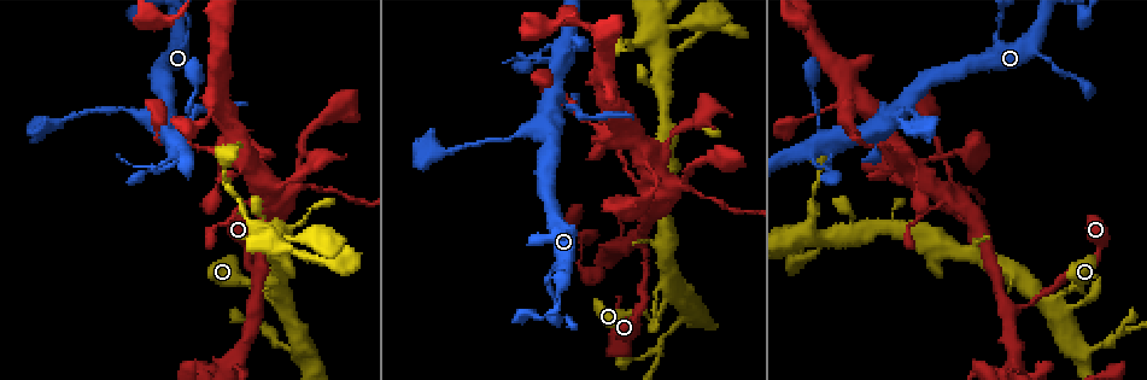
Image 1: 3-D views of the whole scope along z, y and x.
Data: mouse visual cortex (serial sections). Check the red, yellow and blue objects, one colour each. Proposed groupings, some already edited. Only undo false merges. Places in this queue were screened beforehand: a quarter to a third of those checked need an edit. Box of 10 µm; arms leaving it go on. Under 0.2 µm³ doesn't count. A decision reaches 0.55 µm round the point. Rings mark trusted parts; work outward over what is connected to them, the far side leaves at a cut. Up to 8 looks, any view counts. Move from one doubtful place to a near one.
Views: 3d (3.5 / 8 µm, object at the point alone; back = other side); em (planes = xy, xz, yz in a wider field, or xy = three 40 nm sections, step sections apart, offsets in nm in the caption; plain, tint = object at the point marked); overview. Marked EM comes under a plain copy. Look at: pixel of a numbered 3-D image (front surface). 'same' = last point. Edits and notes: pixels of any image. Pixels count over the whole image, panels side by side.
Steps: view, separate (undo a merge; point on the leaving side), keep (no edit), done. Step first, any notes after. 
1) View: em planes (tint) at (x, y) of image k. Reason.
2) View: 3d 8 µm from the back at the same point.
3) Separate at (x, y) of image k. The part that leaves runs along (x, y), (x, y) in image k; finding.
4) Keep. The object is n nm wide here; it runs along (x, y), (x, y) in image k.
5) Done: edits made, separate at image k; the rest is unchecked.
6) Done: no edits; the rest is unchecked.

View: 3d 3.5 µm at (257, 308) of image 1. Sudden change in width.

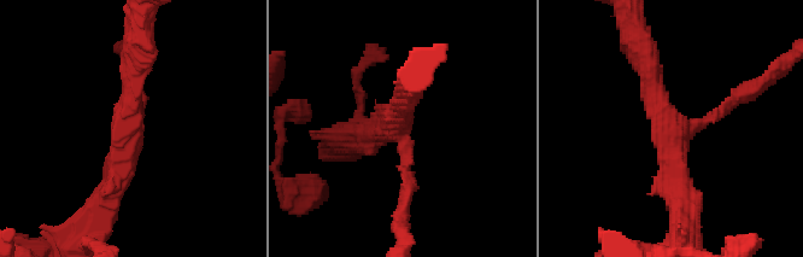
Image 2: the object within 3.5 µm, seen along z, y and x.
View: em xy step 2 (tint) at (398, 124) of image 2. 3 arms meet here; the arms are 150, 250, 350 nm wide.

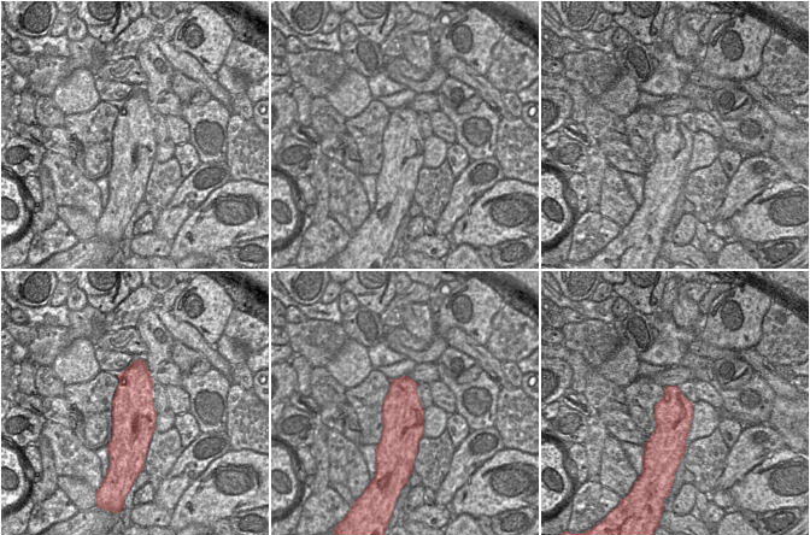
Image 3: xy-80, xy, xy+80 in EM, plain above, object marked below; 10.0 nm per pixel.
Keep. It runs along (738, 97), (670, 130), (645, 57) in image 2; one cell here.

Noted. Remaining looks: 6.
View: 3d 3.5 µm at (923, 166) of image 1.

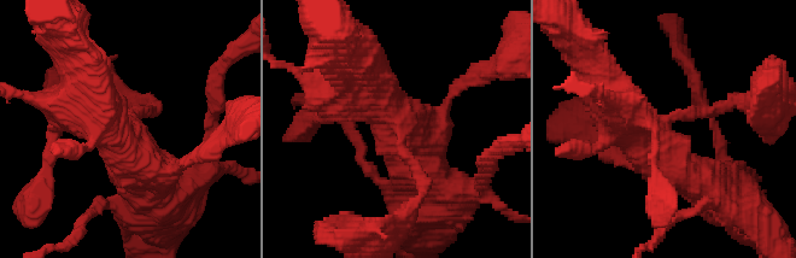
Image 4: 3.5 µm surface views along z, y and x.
View: em xy step 1 (tint) at (404, 131) of image 4. Need the tissue.

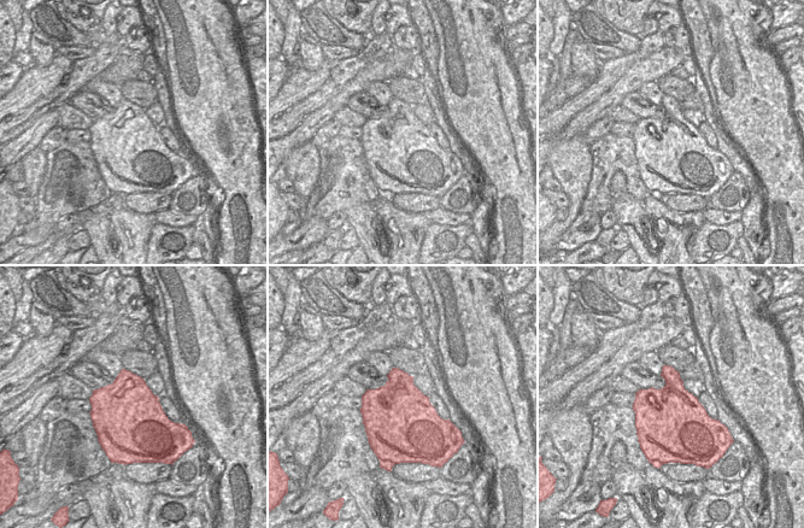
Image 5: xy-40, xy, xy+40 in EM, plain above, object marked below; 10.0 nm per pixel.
Keep. It runs along (710, 189), (645, 145), (606, 97) in image 4; all the same cell.

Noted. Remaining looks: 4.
View: 3d 3.5 µm at (149, 114) of image 1. Abrupt turn.

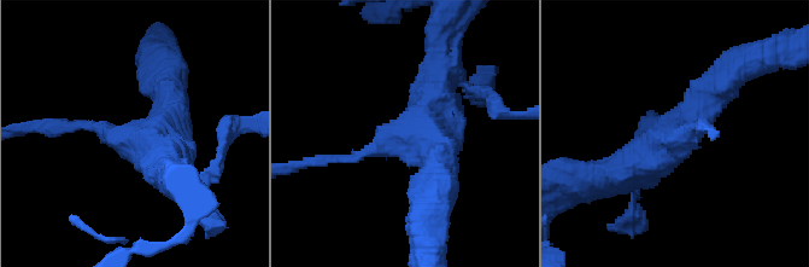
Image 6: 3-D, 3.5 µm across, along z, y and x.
View: em xy step 3 (tint) at (678, 139) of image 6. 3 arms meet here; the arms are 200, 450, 450 nm wide; need the tissue.

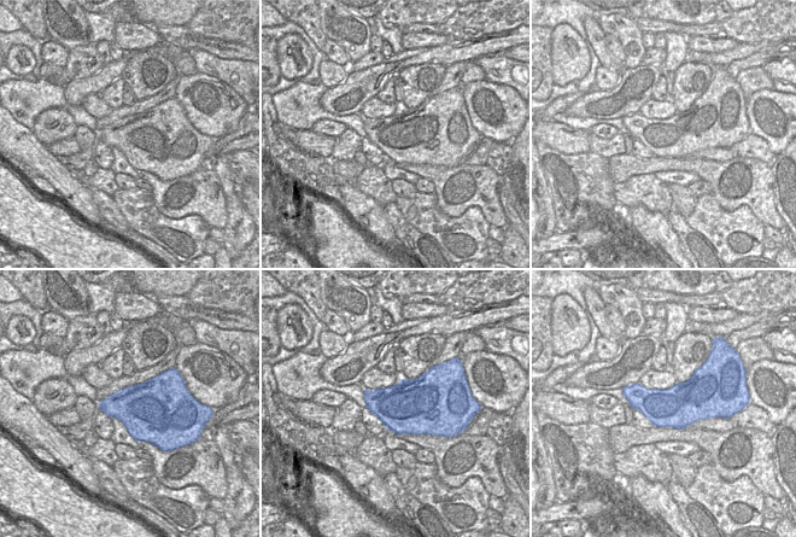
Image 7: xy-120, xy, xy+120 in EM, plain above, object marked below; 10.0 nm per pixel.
Keep. It runs along (725, 79), (656, 157), (608, 175) in image 6; one cell here.

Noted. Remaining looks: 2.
View: 3d 8 µm at (315, 185) of image 1. Small branch off a trunk.

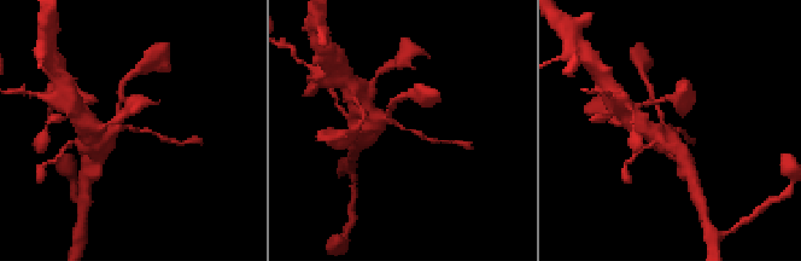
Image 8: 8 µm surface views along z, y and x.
View: em xy step 1 (tint) at the same point. Now the EM.

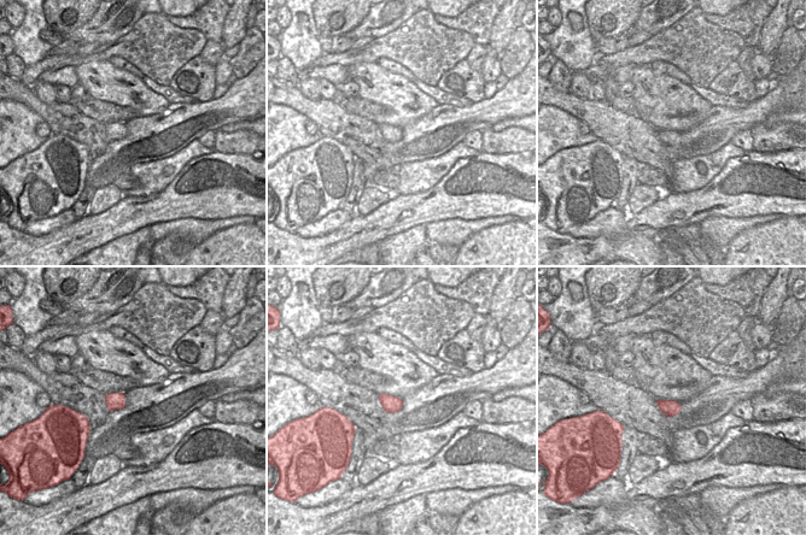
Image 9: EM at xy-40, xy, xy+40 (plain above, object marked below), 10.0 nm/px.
Keep. The arms are 150, 200, 400 nm wide; it runs along (368, 123), (387, 117), (431, 140) in image 8; one cell here.

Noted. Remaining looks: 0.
Done: no edits; the rest is unchecked.

